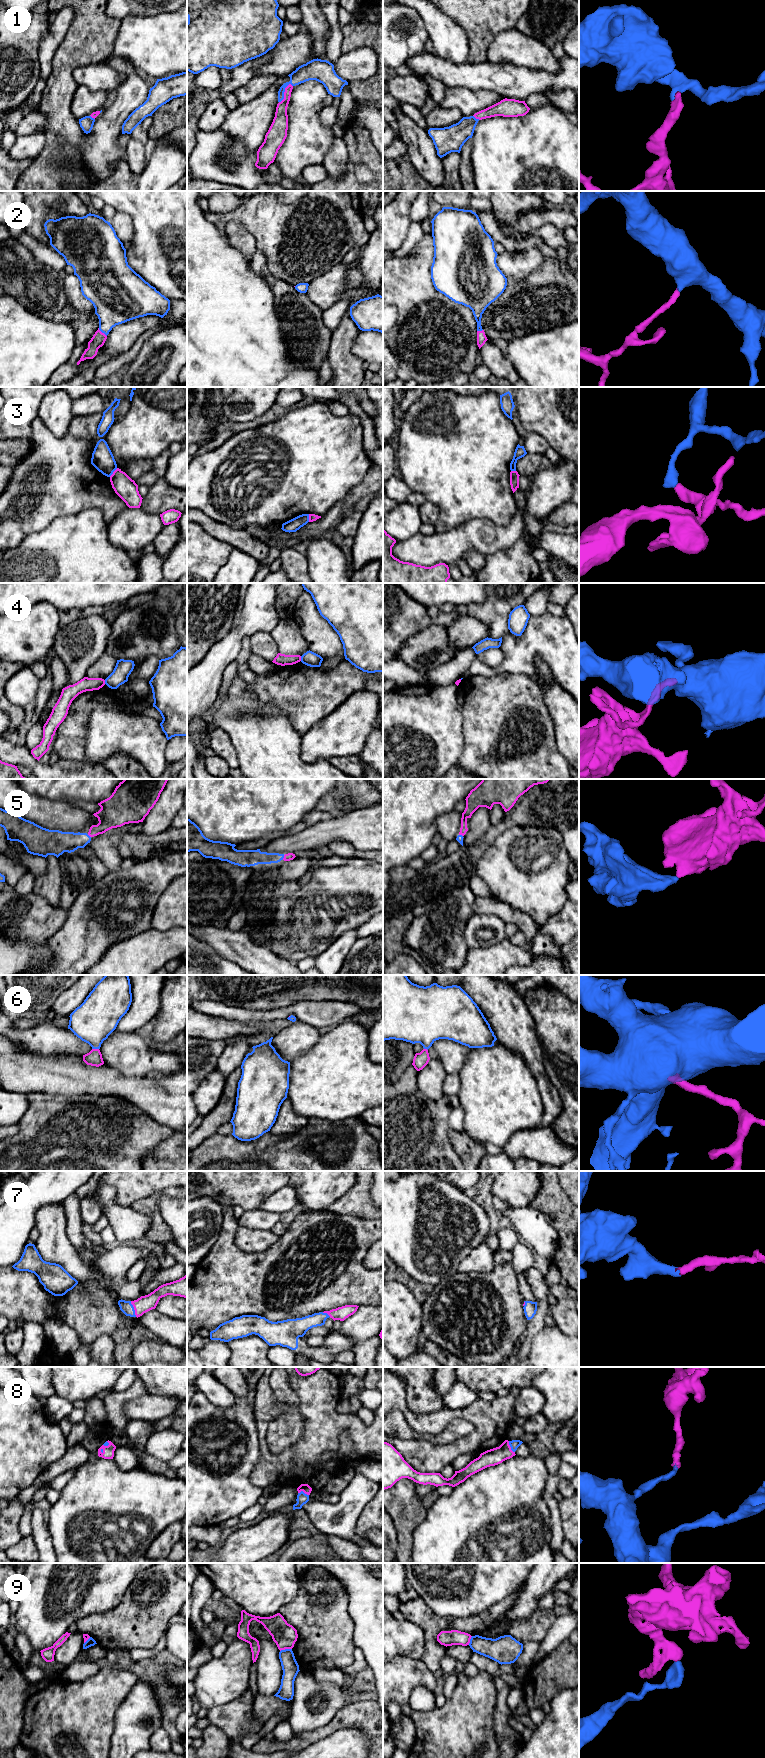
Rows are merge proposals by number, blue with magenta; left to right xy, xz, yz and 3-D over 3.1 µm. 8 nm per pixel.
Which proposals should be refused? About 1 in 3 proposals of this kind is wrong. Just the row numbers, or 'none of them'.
3, 4, 9

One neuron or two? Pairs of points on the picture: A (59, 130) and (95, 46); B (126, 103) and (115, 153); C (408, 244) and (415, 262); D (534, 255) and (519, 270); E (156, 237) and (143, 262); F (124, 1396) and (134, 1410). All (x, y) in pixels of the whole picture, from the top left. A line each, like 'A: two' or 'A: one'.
A: one
B: one
C: two
D: one
E: one
F: two

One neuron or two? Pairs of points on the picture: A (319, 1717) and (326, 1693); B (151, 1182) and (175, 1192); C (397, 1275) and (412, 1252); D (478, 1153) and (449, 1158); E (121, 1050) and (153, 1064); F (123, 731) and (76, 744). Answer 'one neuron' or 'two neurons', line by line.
A: one neuron
B: two neurons
C: two neurons
D: two neurons
E: one neuron
F: two neurons

